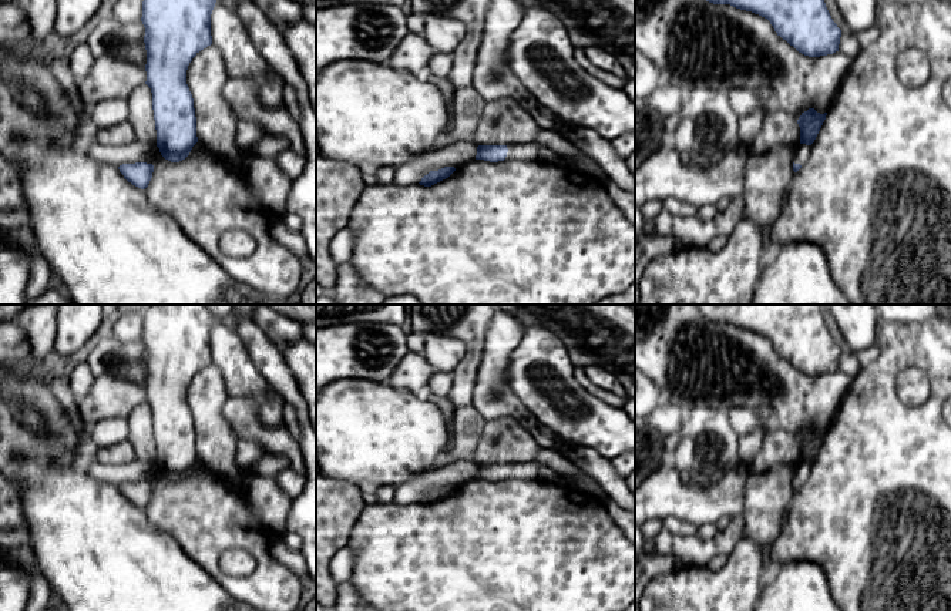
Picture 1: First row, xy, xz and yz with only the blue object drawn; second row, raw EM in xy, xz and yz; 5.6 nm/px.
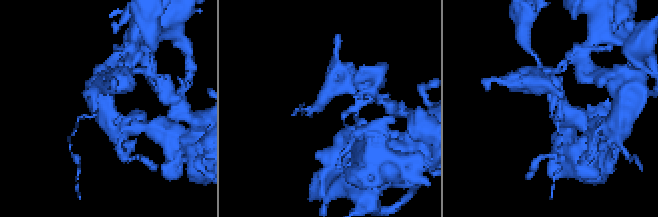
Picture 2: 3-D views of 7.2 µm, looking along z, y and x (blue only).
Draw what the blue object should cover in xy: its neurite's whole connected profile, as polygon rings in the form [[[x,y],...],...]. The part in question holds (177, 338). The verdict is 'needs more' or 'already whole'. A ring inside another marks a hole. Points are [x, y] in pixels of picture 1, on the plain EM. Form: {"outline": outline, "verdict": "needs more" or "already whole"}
{"outline": [[[152,305],[144,312],[145,403],[152,412],[157,466],[171,481],[188,474],[218,476],[198,460],[194,417],[186,403],[189,382],[212,363],[215,322],[208,305]]], "verdict": "needs more"}

